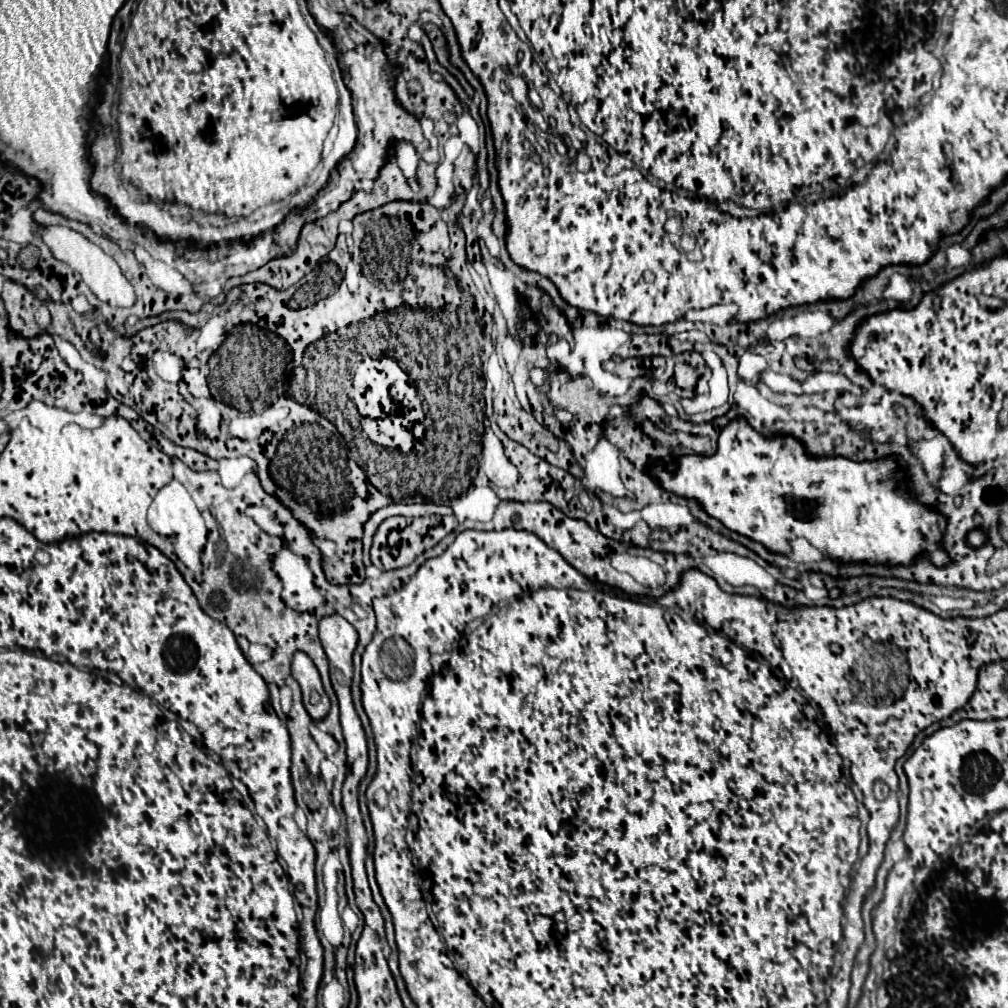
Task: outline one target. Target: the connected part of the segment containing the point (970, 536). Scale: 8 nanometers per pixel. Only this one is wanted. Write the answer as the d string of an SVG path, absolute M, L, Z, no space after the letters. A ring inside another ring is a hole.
M974 528L974 530L970 530L966 534L966 542L968 542L970 548L980 548L980 546L984 546L988 542L988 536L986 536L986 532L982 528Z

